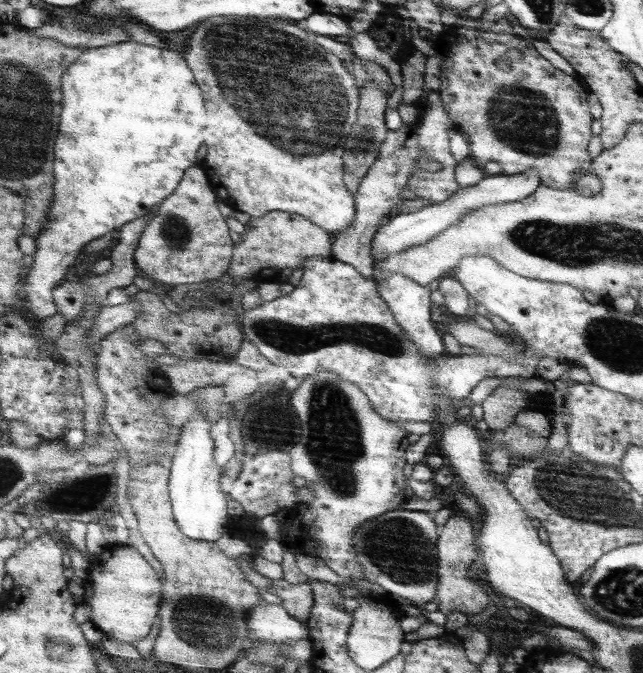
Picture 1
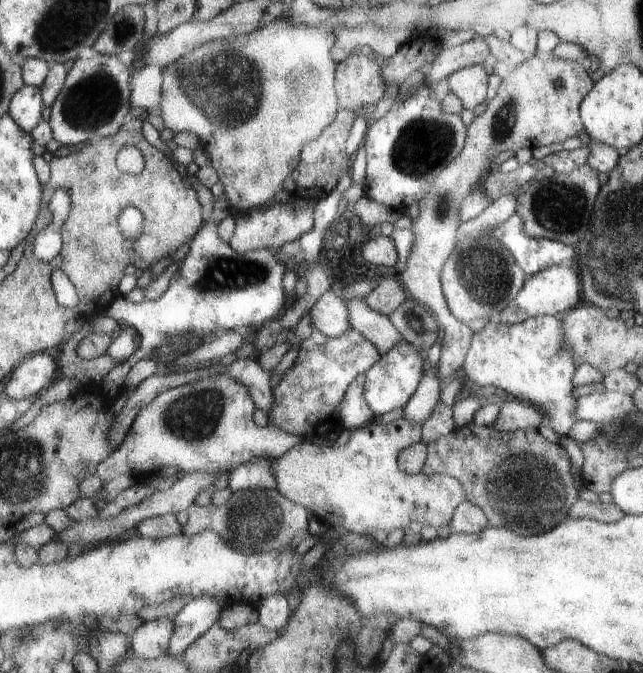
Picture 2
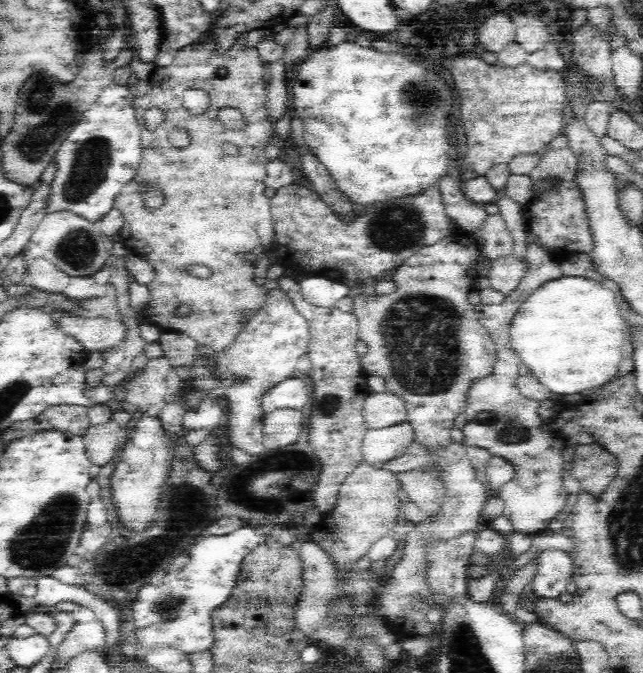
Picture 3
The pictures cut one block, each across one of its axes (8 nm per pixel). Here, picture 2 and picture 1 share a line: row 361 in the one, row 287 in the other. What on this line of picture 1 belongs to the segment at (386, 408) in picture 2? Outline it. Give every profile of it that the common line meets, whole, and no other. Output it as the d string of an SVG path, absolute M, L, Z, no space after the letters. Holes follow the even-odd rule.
M399 274L393 276L385 282L379 282L381 286L381 298L389 304L389 310L397 316L397 322L413 336L413 340L421 346L423 352L427 352L429 356L433 354L445 354L445 340L439 334L439 330L435 328L433 316L431 316L431 306L433 306L433 294L427 286L421 286L419 282Z

